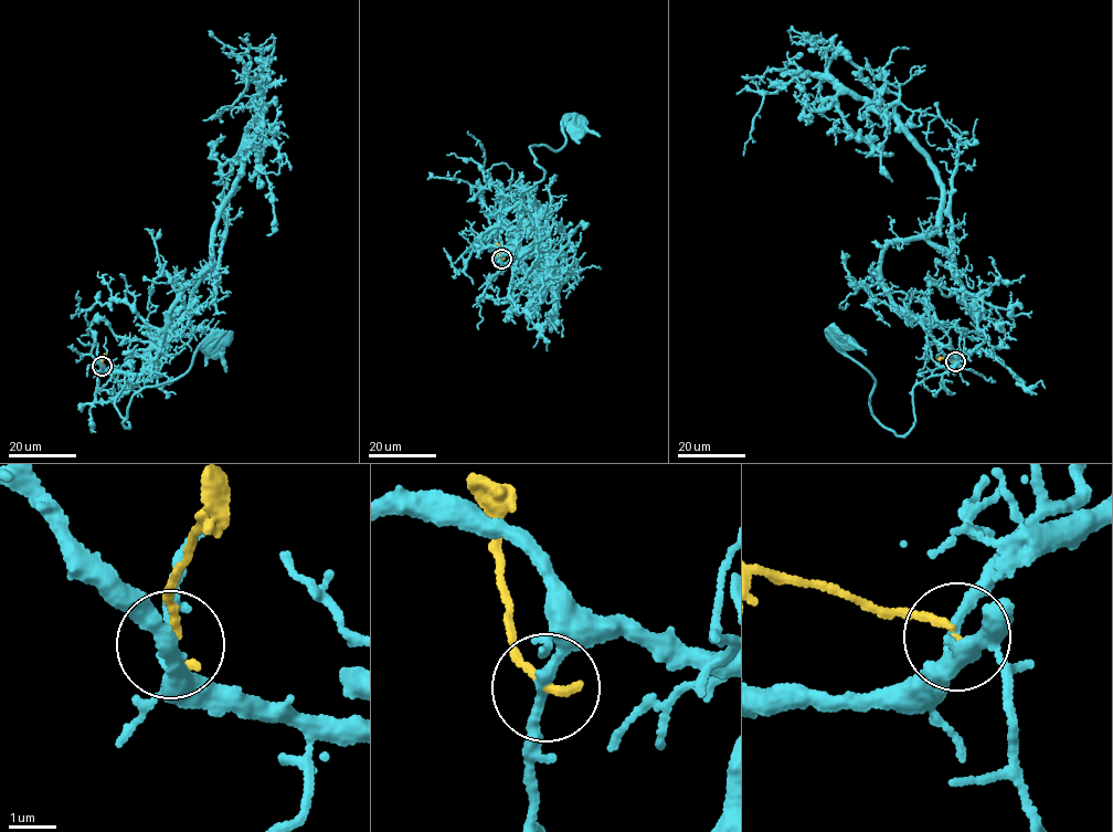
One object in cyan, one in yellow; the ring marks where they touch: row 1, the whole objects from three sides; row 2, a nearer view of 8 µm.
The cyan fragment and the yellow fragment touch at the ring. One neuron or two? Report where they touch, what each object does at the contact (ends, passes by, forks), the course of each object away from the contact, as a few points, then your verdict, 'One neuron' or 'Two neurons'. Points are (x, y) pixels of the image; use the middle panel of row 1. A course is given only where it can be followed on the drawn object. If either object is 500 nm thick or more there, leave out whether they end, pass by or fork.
Place: (501, 259). At the ring cyan passes by. At the ring yellow ends. Course of cyan: (501, 259), (543, 231), (550, 246), (522, 202), (543, 178), (529, 147), (558, 150), (562, 127), (575, 128). Course of yellow: (501, 259), (496, 244). Two neurons

